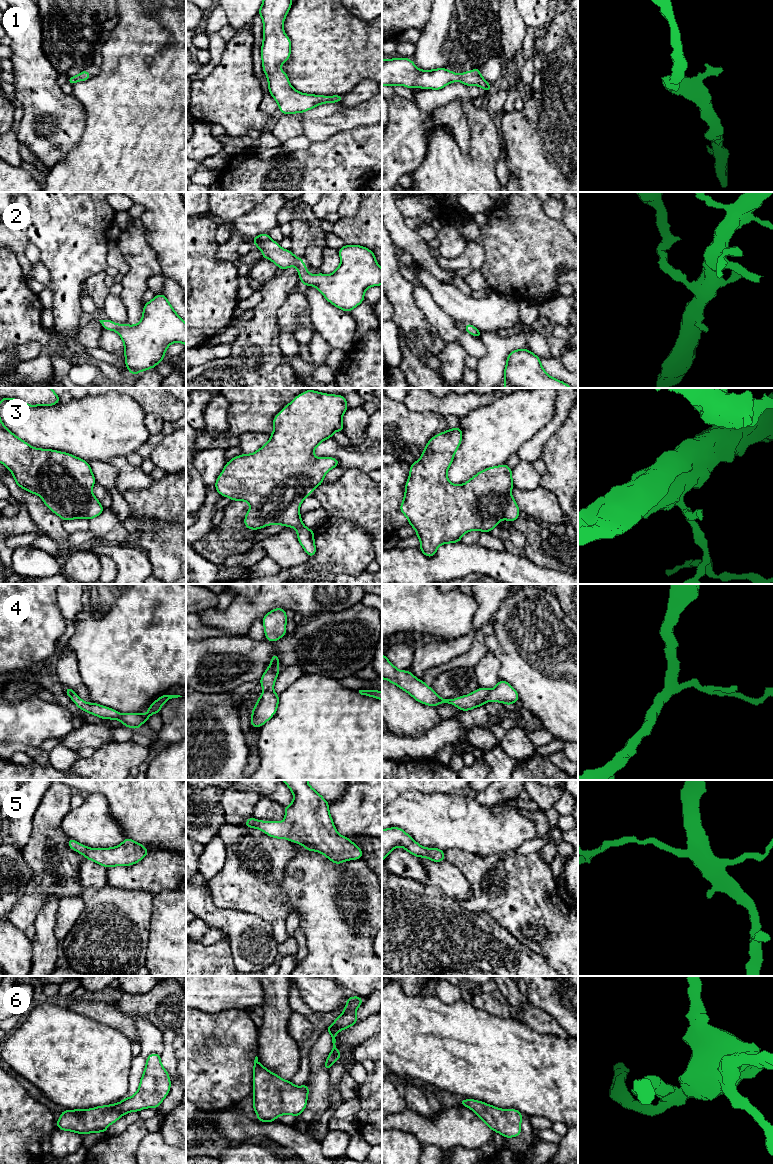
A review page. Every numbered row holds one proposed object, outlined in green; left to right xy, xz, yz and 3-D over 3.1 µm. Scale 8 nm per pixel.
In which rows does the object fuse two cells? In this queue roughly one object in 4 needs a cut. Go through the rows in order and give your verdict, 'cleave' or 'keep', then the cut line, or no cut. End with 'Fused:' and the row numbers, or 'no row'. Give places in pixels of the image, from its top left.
1: keep; no cut
2: keep; no cut
3: cleave; cut in xz along (298, 509), (296, 511), (286, 511), (282, 516), (282, 522)
4: keep; no cut
5: keep; no cut
6: keep; no cut
Fused: 3

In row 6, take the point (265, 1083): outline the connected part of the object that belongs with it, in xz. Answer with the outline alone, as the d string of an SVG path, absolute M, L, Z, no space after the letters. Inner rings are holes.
M255 1057L253 1067L253 1108L259 1122L273 1122L279 1115L297 1117L307 1106L309 1086L295 1086L272 1073Z

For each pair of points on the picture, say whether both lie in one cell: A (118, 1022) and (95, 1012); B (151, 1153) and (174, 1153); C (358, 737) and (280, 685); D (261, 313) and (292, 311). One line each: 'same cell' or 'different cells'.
A: same cell
B: same cell
C: different cells
D: different cells

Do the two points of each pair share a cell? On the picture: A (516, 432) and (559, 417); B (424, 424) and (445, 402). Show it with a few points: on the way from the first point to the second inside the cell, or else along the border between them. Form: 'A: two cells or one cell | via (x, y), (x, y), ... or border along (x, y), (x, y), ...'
A: two cells | border along (557, 398), (554, 416), (534, 436)
B: two cells | border along (413, 409), (433, 410), (445, 416)

